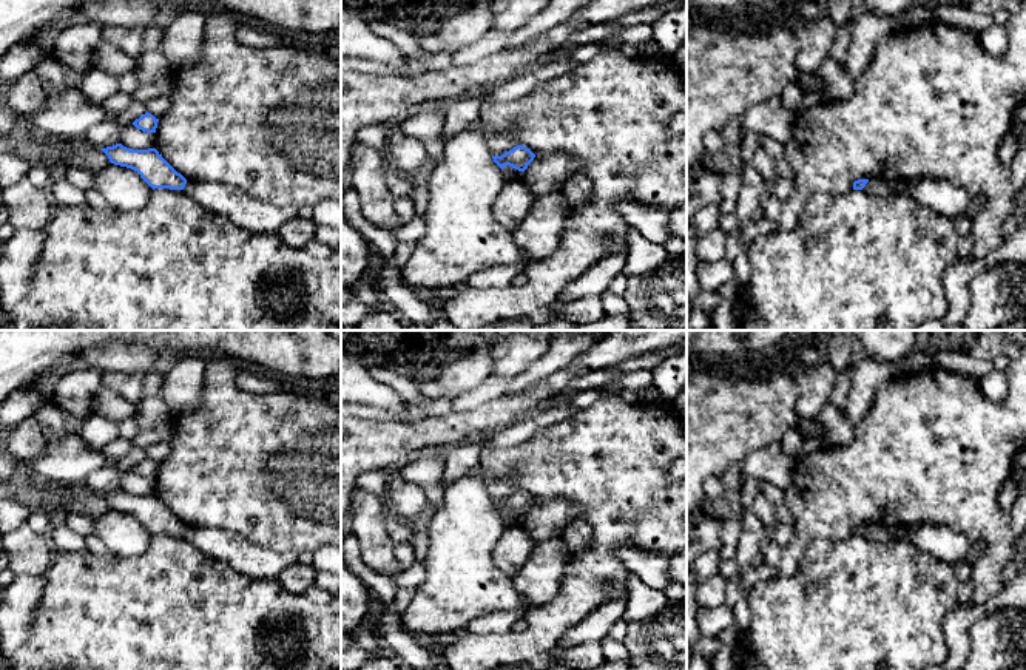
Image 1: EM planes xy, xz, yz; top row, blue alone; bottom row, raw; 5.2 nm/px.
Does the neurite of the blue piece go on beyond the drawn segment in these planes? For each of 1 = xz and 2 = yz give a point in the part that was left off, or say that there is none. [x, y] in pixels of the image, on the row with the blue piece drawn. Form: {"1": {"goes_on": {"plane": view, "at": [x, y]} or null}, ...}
{"1": {"goes_on": null}, "2": {"goes_on": null}}

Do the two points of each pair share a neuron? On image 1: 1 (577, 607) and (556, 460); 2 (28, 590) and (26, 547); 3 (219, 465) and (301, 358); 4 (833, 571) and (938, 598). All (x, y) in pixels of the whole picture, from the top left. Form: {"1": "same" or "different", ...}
{"1": "same", "2": "different", "3": "different", "4": "same"}

